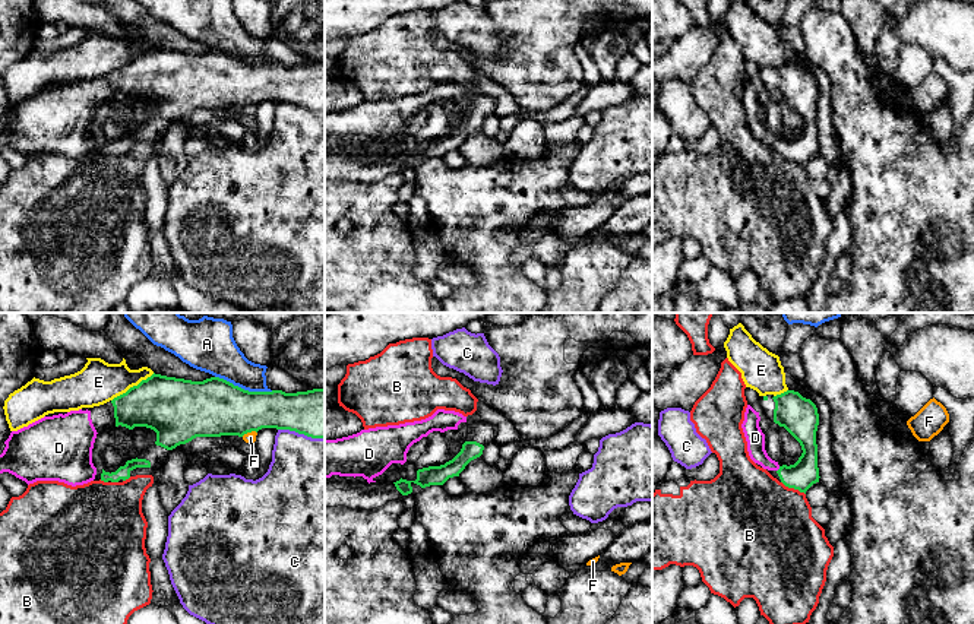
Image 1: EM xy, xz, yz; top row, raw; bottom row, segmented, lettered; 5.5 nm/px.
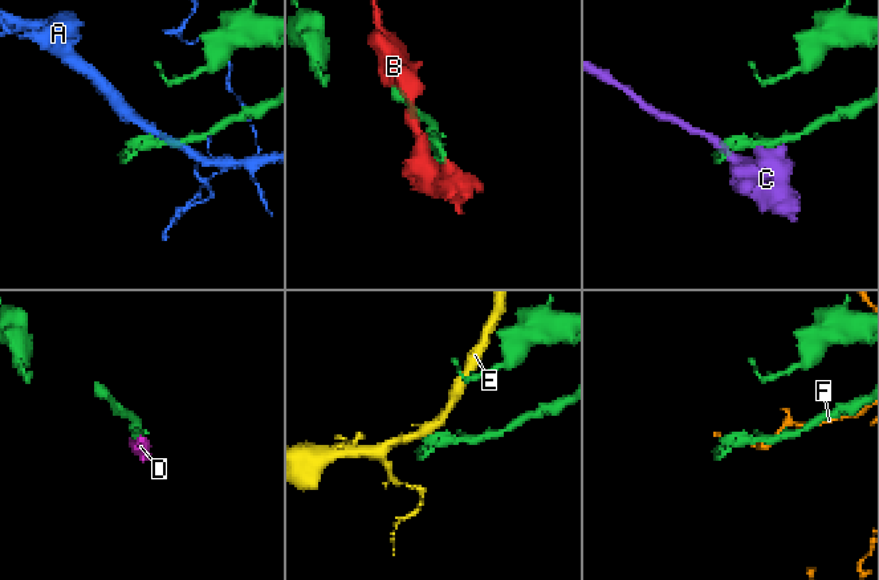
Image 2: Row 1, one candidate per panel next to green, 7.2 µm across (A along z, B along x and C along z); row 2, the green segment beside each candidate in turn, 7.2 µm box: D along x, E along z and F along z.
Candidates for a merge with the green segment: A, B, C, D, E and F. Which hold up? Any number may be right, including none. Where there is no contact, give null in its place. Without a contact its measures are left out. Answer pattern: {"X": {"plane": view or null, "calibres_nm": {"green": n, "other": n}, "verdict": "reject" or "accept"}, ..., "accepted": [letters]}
{"A": {"plane": "xy", "calibres_nm": {"green": 320, "other": 240}, "verdict": "reject"}, "B": {"plane": "yz", "calibres_nm": {"green": 160, "other": 480}, "verdict": "reject"}, "C": {"plane": "xy", "calibres_nm": {"green": 280, "other": 440}, "verdict": "reject"}, "D": {"plane": "yz", "calibres_nm": {"green": 160, "other": 100}, "verdict": "accept"}, "E": {"plane": "xy", "calibres_nm": {"green": 320, "other": 240}, "verdict": "reject"}, "F": {"plane": "xy", "calibres_nm": {"green": 320, "other": 60}, "verdict": "reject"}, "accepted": ["D"]}

